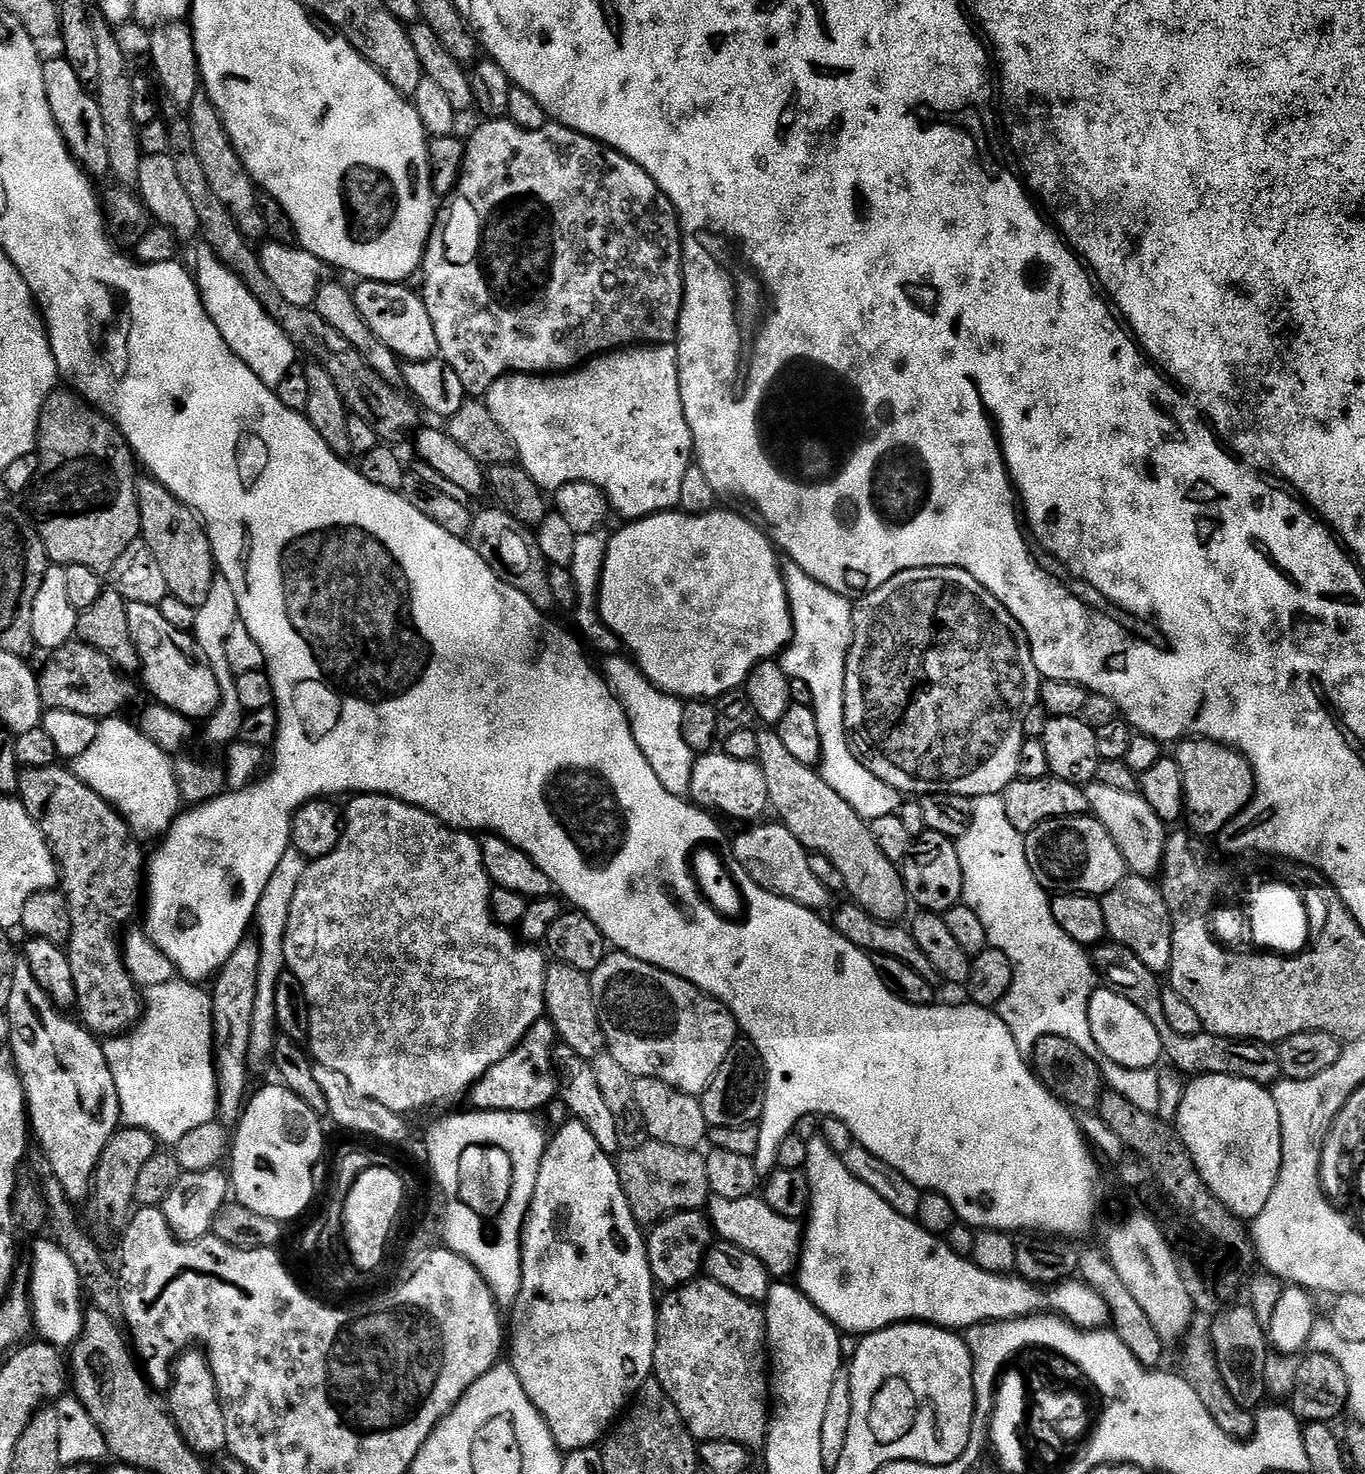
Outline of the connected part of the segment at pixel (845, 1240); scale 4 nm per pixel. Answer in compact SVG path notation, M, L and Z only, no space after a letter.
M819 1138L809 1139L807 1145L808 1149L806 1150L806 1158L804 1159L802 1171L808 1178L810 1200L808 1202L806 1223L802 1228L802 1247L800 1249L800 1262L798 1265L798 1277L800 1276L800 1280L798 1279L798 1287L804 1296L810 1298L810 1302L814 1302L814 1306L820 1313L841 1333L860 1332L859 1334L867 1334L879 1332L881 1328L891 1328L894 1324L903 1324L905 1322L923 1322L934 1324L937 1328L967 1330L974 1327L975 1324L986 1324L997 1320L1020 1320L1023 1316L1035 1316L1037 1314L1055 1314L1067 1320L1074 1327L1085 1330L1100 1330L1109 1323L1105 1303L1094 1294L1092 1288L1079 1279L1069 1278L1059 1284L1051 1285L1047 1291L1044 1291L1037 1287L1037 1285L1031 1284L1029 1280L1021 1280L1015 1274L1010 1276L990 1274L986 1270L979 1268L978 1265L973 1264L969 1257L954 1254L954 1250L950 1250L950 1246L944 1243L941 1237L927 1232L924 1227L916 1223L913 1217L898 1214L898 1210L886 1206L886 1202L882 1202L882 1198L878 1198L878 1194L874 1194L874 1190L870 1190L870 1186L866 1186L866 1182L858 1182L858 1178L854 1178L854 1174L850 1174L850 1170L846 1170L843 1159L841 1159L837 1152L830 1150L830 1146L826 1146L824 1140Z

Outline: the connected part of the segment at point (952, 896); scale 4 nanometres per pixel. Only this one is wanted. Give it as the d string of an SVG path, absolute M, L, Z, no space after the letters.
M927 830L921 832L913 839L899 869L908 891L908 899L917 909L943 914L950 911L955 904L961 903L964 894L964 875L958 862L958 850L953 837Z

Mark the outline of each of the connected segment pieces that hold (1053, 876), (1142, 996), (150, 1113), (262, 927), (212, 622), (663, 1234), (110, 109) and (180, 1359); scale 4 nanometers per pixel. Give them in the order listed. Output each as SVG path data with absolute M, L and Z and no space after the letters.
M1091 814L1064 816L1061 820L1044 821L1024 836L1024 849L1026 850L1026 862L1036 881L1045 890L1055 890L1060 894L1083 894L1102 898L1129 875L1124 859L1118 848L1114 846L1110 834Z
M1101 942L1091 949L1092 965L1096 967L1097 973L1104 976L1109 985L1115 991L1121 993L1158 1030L1158 1038L1162 1042L1164 1051L1162 1053L1165 1061L1169 1060L1180 1072L1185 1072L1185 1077L1195 1078L1197 1076L1232 1076L1242 1078L1255 1084L1271 1086L1278 1079L1277 1060L1275 1055L1265 1045L1255 1042L1245 1042L1243 1040L1231 1040L1225 1036L1215 1036L1213 1032L1201 1030L1197 1036L1183 1036L1174 1034L1162 1014L1162 1000L1160 994L1162 985L1157 977L1128 948L1122 947L1115 942Z
M177 978L170 982L165 982L162 986L150 986L143 989L142 992L142 1011L140 1019L136 1021L134 1027L118 1036L105 1039L102 1047L104 1049L104 1057L110 1068L112 1081L116 1087L116 1098L120 1103L119 1119L123 1121L127 1127L137 1128L149 1133L157 1142L164 1146L175 1146L179 1144L182 1138L186 1138L186 1134L190 1134L190 1130L196 1129L198 1126L206 1126L213 1123L218 1116L218 1089L216 1087L216 1071L215 1065L212 1063L212 1049L210 1047L210 1021L212 1019L212 1002L207 991L204 992L199 983L189 982L183 978Z
M285 857L280 866L275 868L274 874L270 876L253 916L254 938L259 948L258 984L255 987L254 1016L251 1020L247 1067L249 1075L254 1078L269 1072L273 1046L278 1036L276 1011L274 1010L274 990L277 989L278 978L281 977L287 967L284 946L285 928L286 922L289 921L290 903L293 901L303 869L299 857Z
M222 578L213 579L206 594L206 600L202 602L202 606L196 609L196 617L194 618L194 626L191 635L196 641L196 647L200 649L200 655L206 661L215 676L219 688L218 707L211 716L207 717L204 732L208 735L208 740L212 744L224 744L228 746L237 739L240 730L240 721L244 719L246 713L238 702L238 692L234 687L233 673L228 670L228 659L226 658L226 642L230 636L230 630L234 630L234 626L238 623L240 611L238 610L238 600L234 598L234 590L230 590L230 586Z
M703 1211L676 1212L672 1216L665 1216L658 1223L651 1225L646 1236L648 1250L648 1265L652 1271L653 1281L660 1284L664 1290L681 1288L691 1280L701 1275L704 1267L704 1255L714 1243L712 1224Z
M103 18L97 19L93 23L94 46L98 46L98 78L94 85L94 95L98 102L98 110L102 110L102 127L106 130L106 154L108 155L108 167L111 175L116 175L121 185L135 185L138 178L138 166L142 159L142 149L138 141L138 125L143 126L153 123L155 119L154 108L150 104L150 88L147 80L142 76L136 76L131 80L128 77L128 64L124 61L124 48L116 41L113 29Z
M185 1350L172 1361L172 1379L166 1389L166 1411L176 1424L188 1449L201 1458L216 1458L227 1449L226 1426L222 1422L220 1399L207 1359L199 1351Z

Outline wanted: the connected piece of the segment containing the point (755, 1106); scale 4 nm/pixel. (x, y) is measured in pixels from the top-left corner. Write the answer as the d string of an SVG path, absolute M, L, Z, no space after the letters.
M738 1042L699 1097L709 1129L755 1125L764 1109L764 1063L751 1043Z

